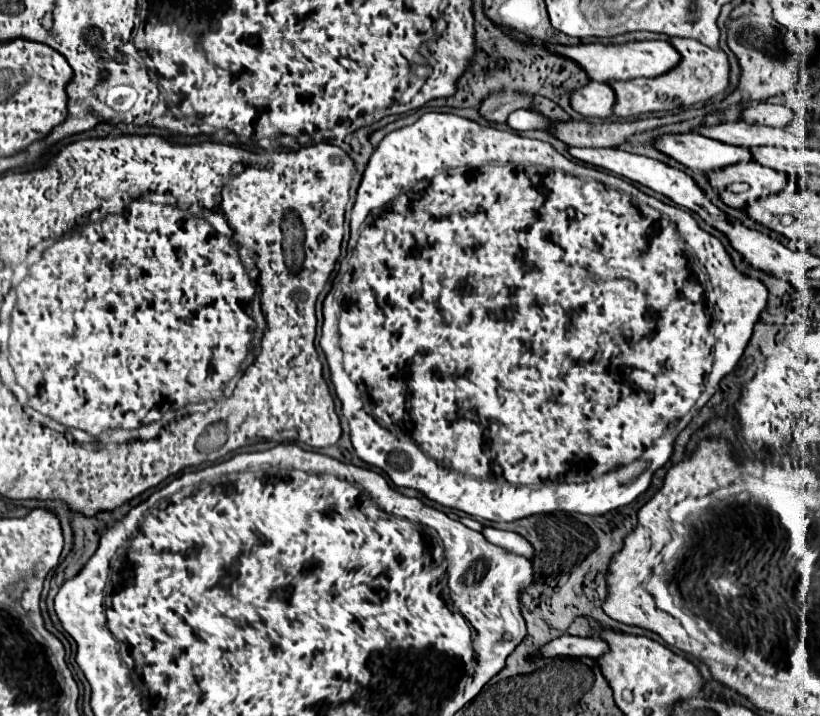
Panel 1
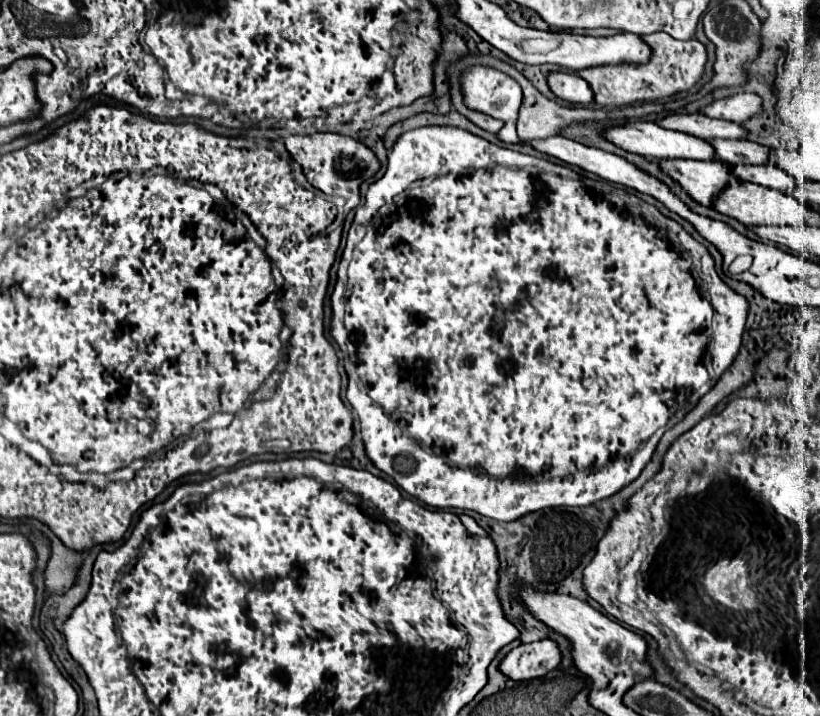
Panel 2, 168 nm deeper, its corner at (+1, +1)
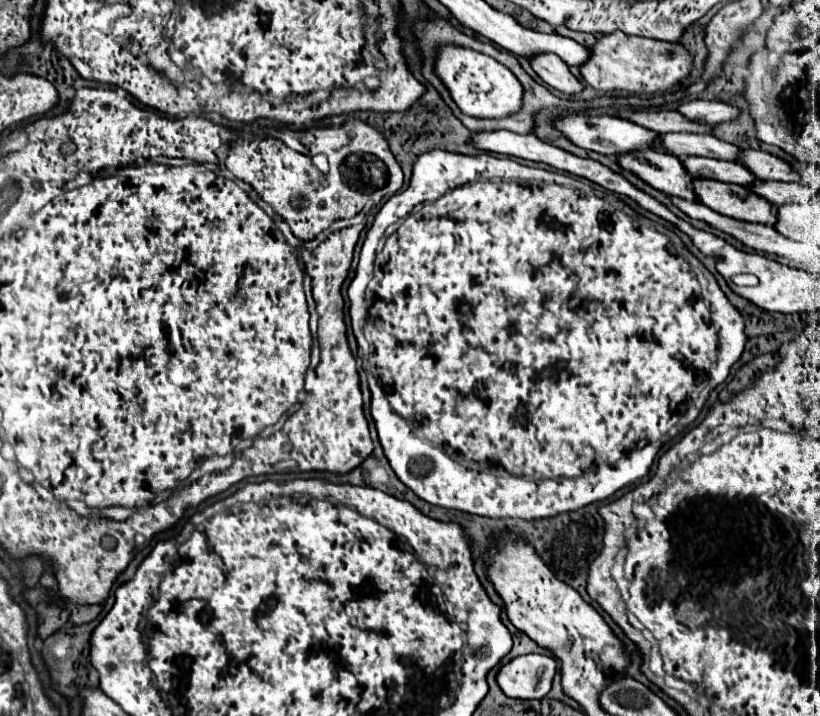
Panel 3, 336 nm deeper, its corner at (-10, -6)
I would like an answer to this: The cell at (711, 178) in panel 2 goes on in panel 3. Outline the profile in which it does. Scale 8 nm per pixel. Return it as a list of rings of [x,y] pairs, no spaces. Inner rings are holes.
[[[632,152],[632,156],[618,156],[618,162],[622,168],[634,172],[656,190],[696,202],[692,176],[680,158],[666,152]]]

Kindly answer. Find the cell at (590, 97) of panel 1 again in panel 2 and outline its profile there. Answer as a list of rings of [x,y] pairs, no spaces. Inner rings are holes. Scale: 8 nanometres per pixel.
[[[557,71],[557,73],[549,73],[547,75],[547,83],[549,89],[573,103],[573,105],[589,105],[593,103],[593,91],[589,85],[585,85],[585,81],[581,81],[581,77],[577,73],[567,73],[567,71]]]

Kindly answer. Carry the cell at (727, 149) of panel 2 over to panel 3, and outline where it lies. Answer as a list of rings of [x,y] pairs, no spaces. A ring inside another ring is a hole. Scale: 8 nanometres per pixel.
[[[664,134],[660,136],[664,144],[668,144],[668,152],[676,156],[706,156],[716,160],[730,160],[738,162],[742,150],[730,142],[718,140],[716,136],[708,134]]]

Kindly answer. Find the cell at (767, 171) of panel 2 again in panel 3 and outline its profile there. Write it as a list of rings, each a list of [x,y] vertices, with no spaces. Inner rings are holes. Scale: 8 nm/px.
[[[688,156],[684,160],[684,166],[688,172],[692,172],[694,178],[712,178],[712,180],[722,180],[722,182],[732,182],[740,186],[752,186],[758,182],[758,178],[748,172],[740,162],[724,162],[724,160],[714,160],[714,158],[696,158]]]

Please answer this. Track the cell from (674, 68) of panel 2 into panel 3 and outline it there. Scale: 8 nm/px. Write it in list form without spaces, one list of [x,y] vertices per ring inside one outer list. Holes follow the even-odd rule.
[[[612,32],[602,36],[592,48],[592,58],[588,64],[580,66],[584,82],[592,86],[600,96],[610,96],[614,92],[630,94],[656,94],[666,92],[674,84],[680,84],[694,70],[694,54],[676,42],[628,36],[622,32]]]

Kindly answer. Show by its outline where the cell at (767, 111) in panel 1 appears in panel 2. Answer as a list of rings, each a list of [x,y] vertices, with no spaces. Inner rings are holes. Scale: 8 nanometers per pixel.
[[[735,93],[731,97],[711,101],[701,109],[703,115],[713,119],[727,119],[735,123],[743,123],[749,117],[757,115],[761,111],[761,99],[755,93]]]

